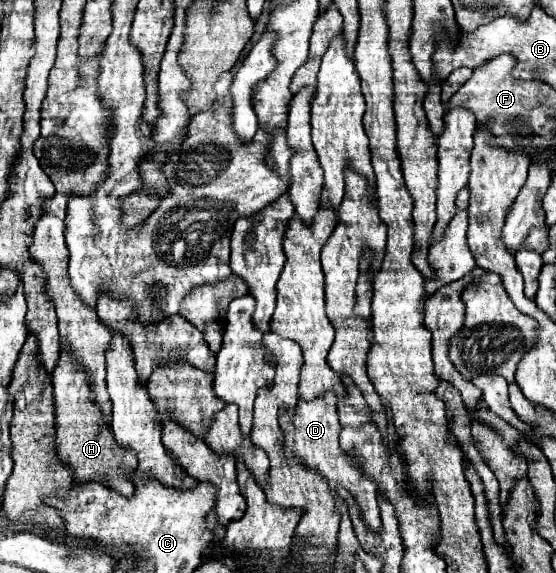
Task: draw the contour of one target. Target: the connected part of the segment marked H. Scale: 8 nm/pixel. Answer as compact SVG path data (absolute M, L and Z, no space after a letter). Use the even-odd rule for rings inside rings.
M60 350L60 362L52 372L52 384L56 400L56 452L74 468L74 480L80 484L96 480L112 486L124 496L132 496L134 484L128 476L136 470L136 454L128 454L128 450L120 450L120 446L116 446L110 426L104 426L100 410L96 410L96 404L92 402L88 374L84 374L84 370L76 370L76 366L72 366L72 358L68 358L64 350Z

